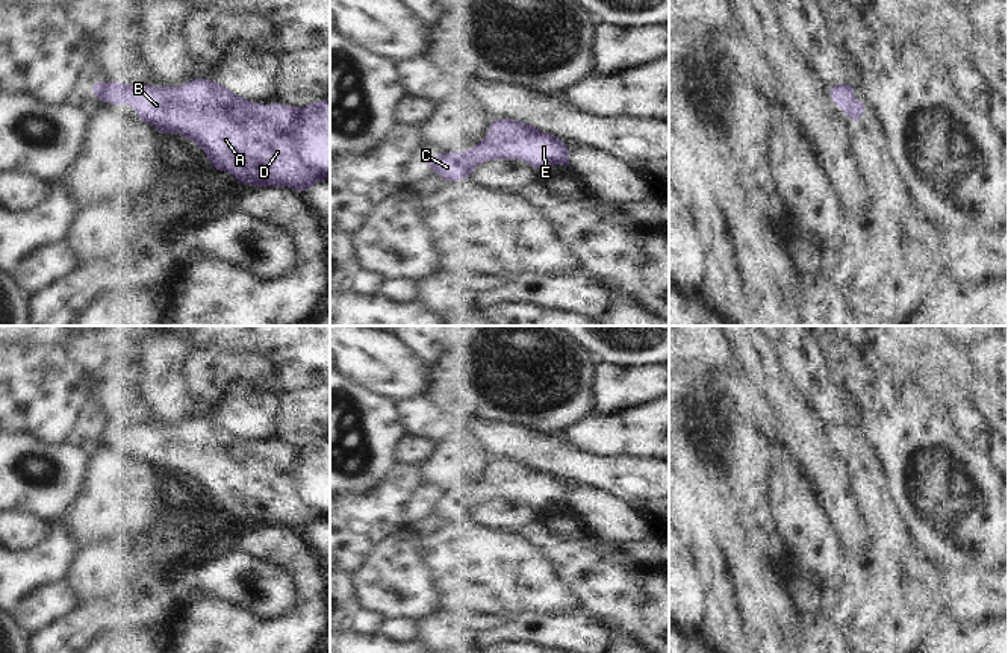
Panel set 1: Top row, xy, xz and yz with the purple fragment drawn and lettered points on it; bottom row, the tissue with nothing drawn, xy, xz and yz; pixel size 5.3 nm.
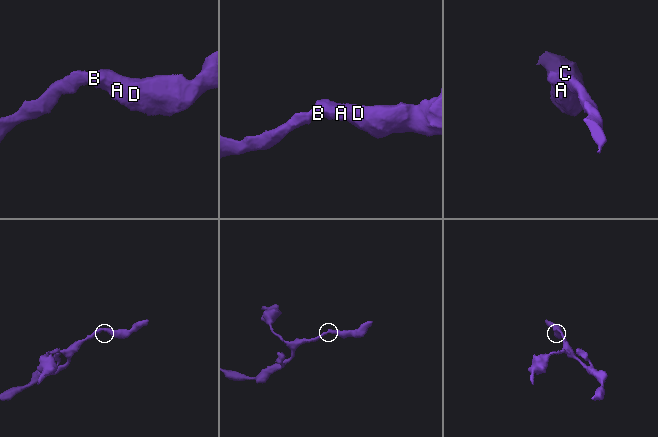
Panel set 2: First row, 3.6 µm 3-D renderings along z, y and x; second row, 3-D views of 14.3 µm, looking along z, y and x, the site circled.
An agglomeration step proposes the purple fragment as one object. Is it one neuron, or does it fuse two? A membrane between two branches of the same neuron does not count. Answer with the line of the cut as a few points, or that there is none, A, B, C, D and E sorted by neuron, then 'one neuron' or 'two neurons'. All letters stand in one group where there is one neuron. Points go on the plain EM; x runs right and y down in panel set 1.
no cut; A B C D E; one neuron

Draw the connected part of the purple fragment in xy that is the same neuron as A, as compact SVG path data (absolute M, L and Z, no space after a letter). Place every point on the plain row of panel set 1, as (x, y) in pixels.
M194 417L180 426L151 426L95 421L88 426L104 444L132 444L144 464L154 465L162 474L179 473L194 480L209 498L209 505L229 511L241 524L288 526L306 532L319 520L330 518L330 439L318 439L298 447L283 442L253 442L209 418Z

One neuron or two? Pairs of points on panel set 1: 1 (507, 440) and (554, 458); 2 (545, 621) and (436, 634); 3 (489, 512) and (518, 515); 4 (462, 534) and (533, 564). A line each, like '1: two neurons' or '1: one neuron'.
1: one neuron
2: one neuron
3: one neuron
4: one neuron

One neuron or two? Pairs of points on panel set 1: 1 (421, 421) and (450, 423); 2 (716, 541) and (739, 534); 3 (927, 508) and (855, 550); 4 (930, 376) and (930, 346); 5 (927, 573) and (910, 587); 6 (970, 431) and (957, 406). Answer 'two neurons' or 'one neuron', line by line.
1: one neuron
2: two neurons
3: two neurons
4: one neuron
5: one neuron
6: one neuron

